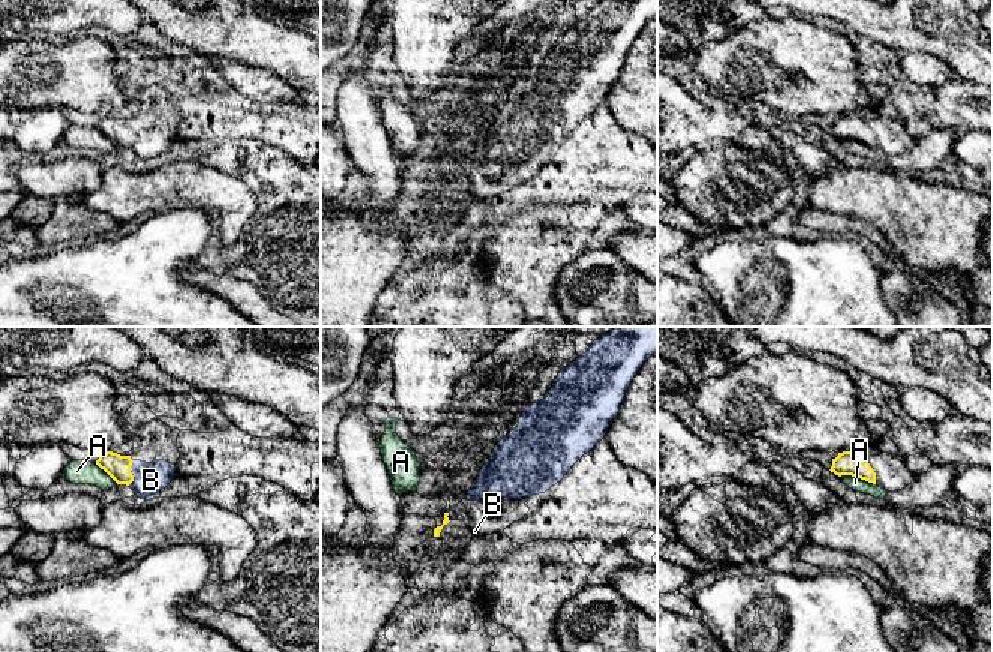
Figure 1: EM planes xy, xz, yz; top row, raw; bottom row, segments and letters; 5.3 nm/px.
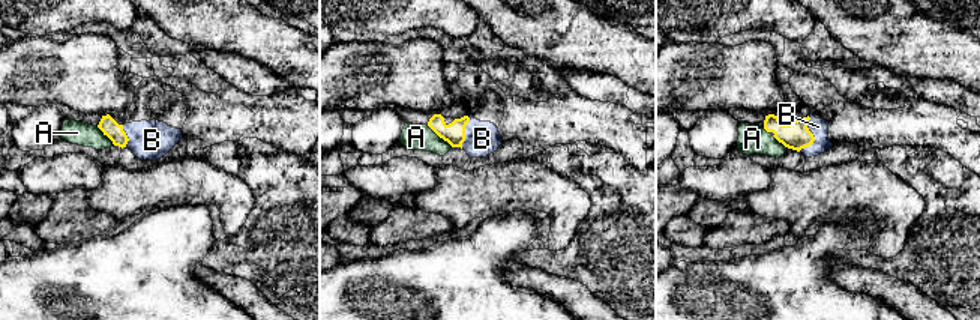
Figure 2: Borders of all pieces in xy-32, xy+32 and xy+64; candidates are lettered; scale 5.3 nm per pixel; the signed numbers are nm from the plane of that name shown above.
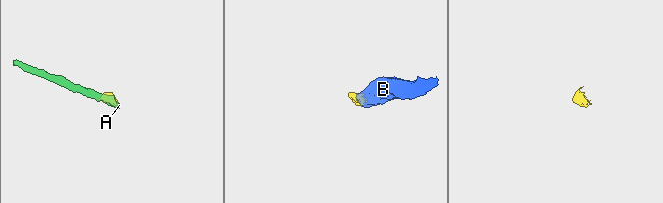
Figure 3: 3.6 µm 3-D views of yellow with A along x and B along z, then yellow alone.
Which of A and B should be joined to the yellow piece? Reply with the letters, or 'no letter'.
B

